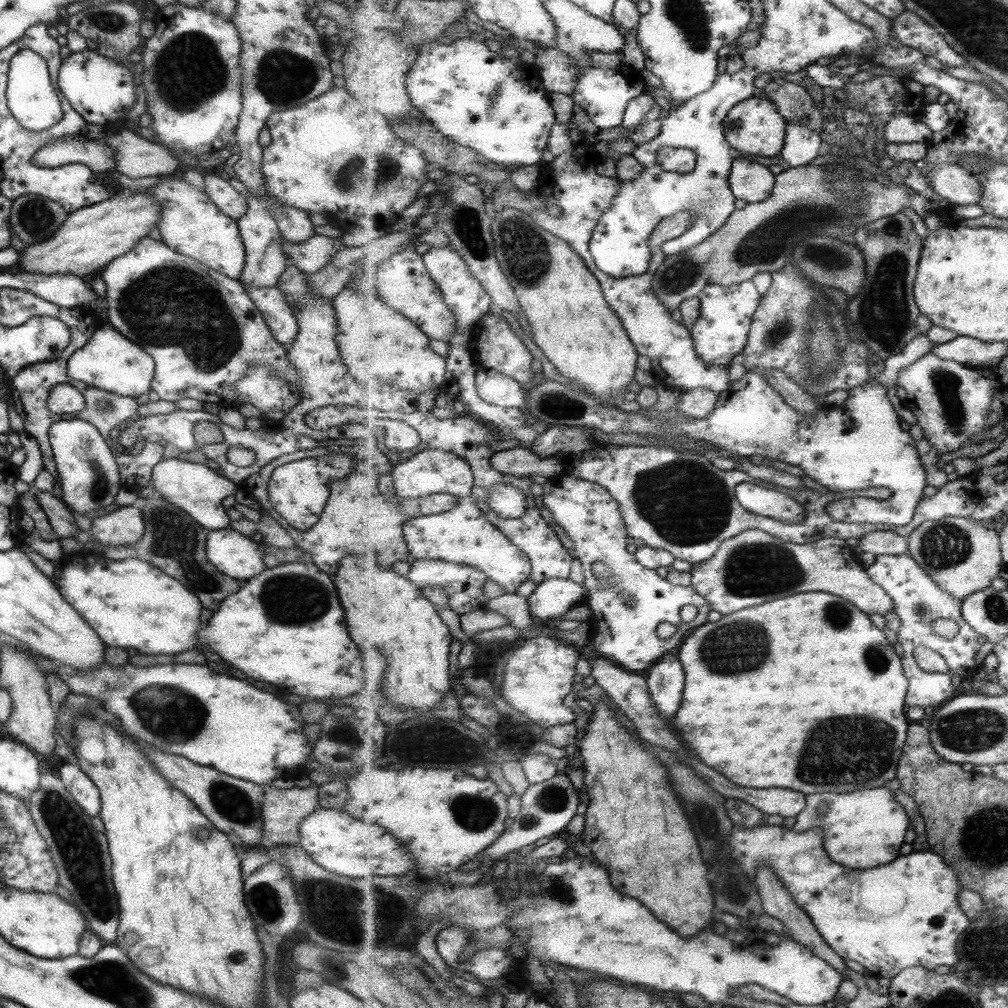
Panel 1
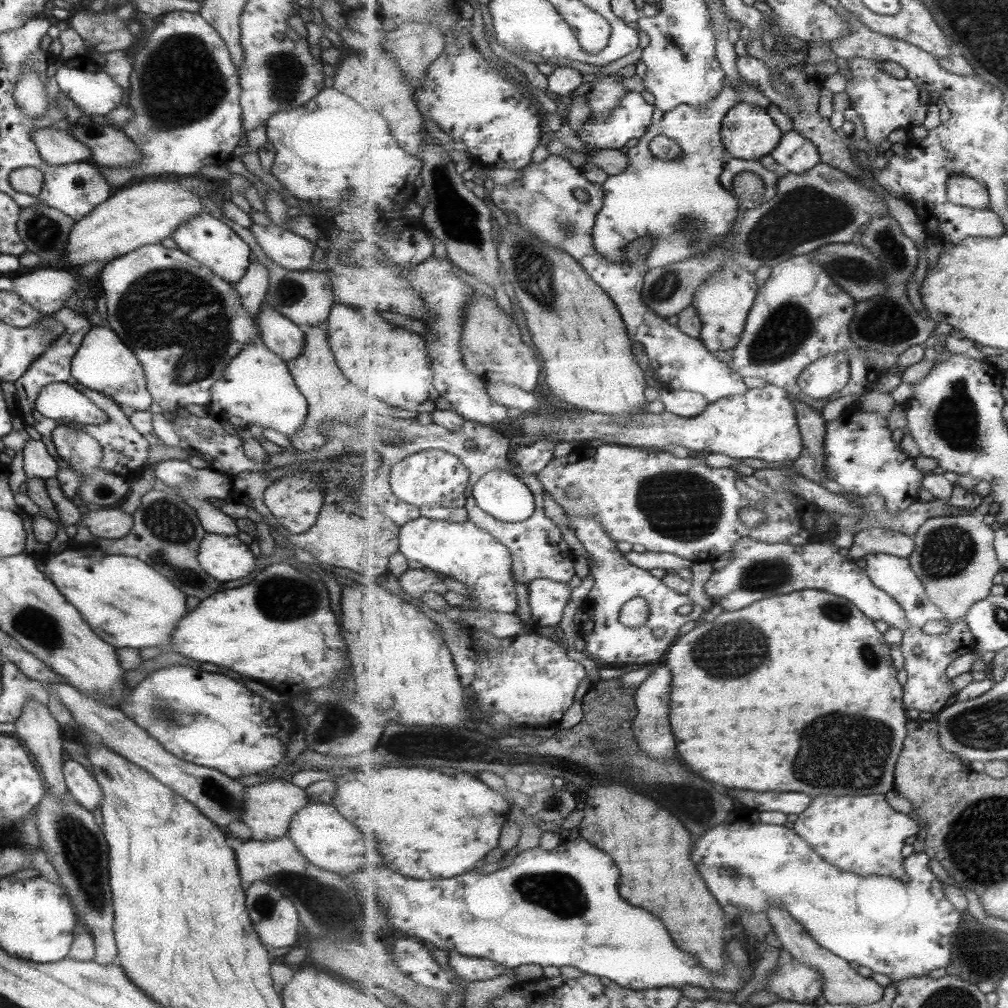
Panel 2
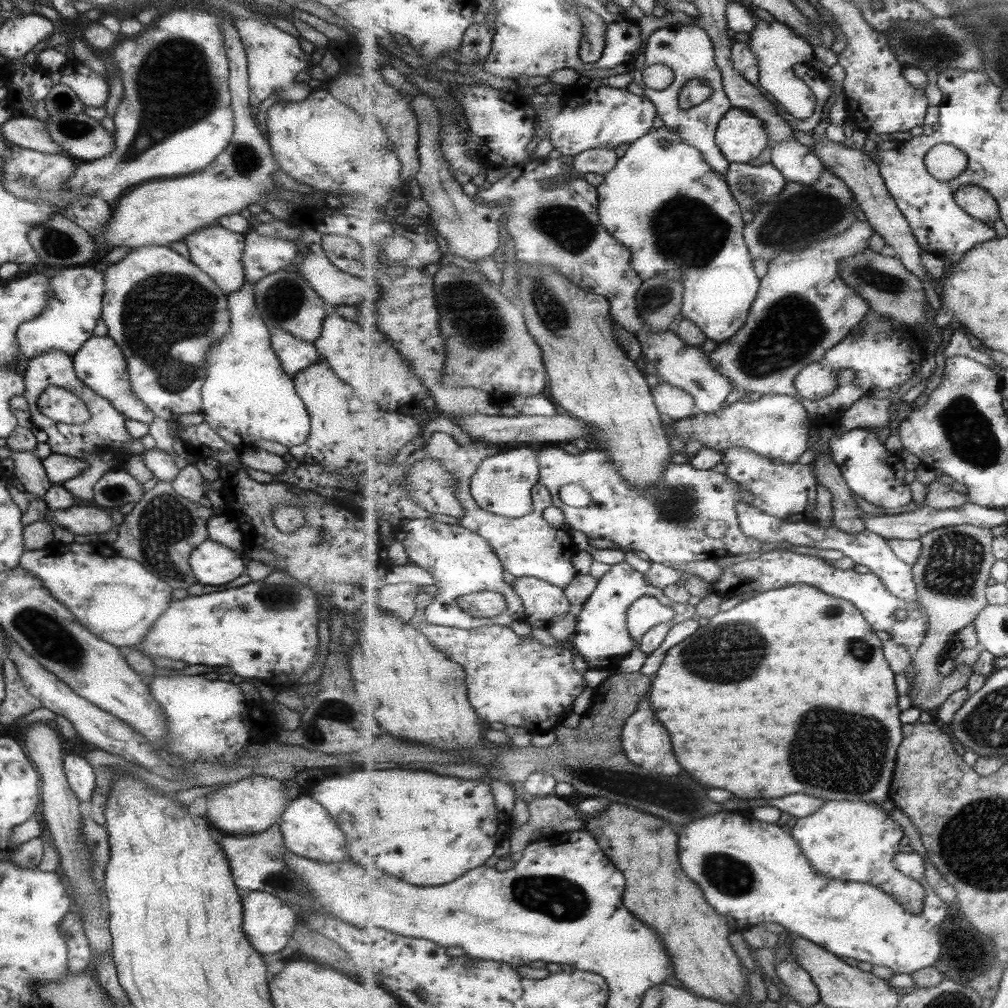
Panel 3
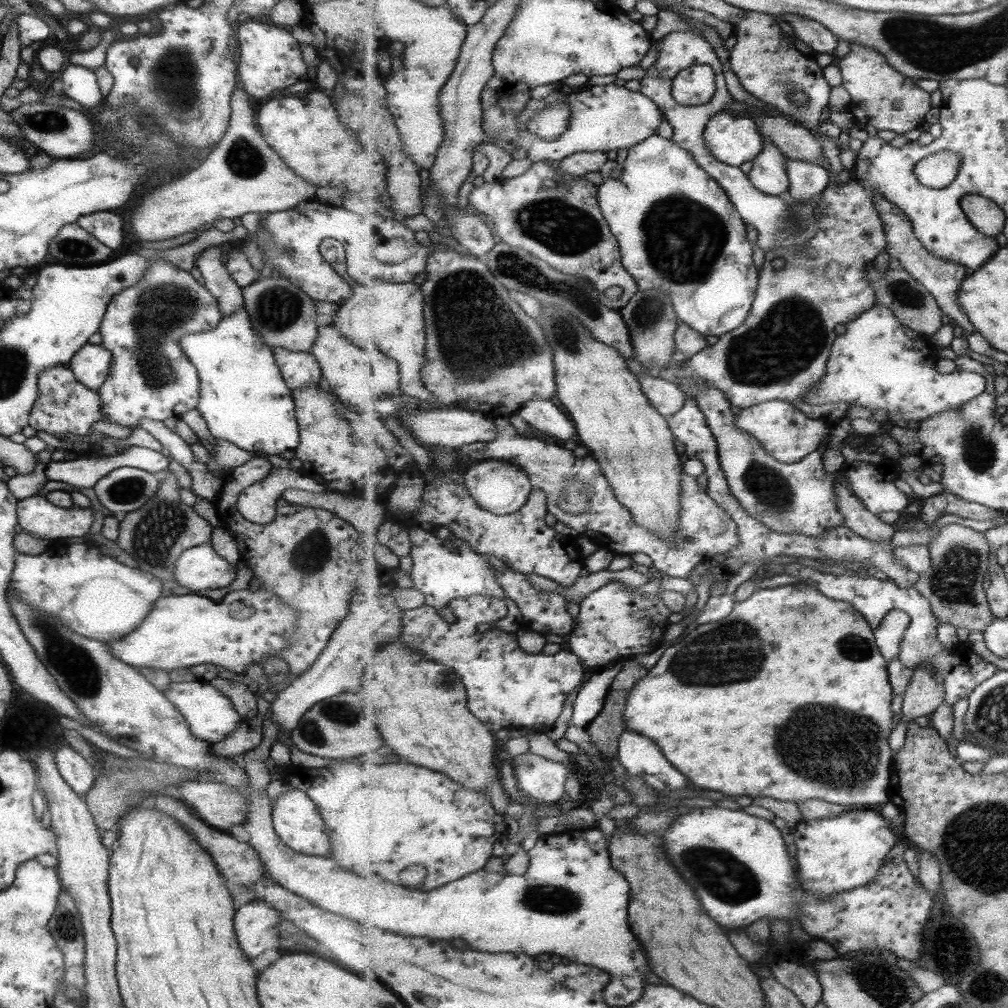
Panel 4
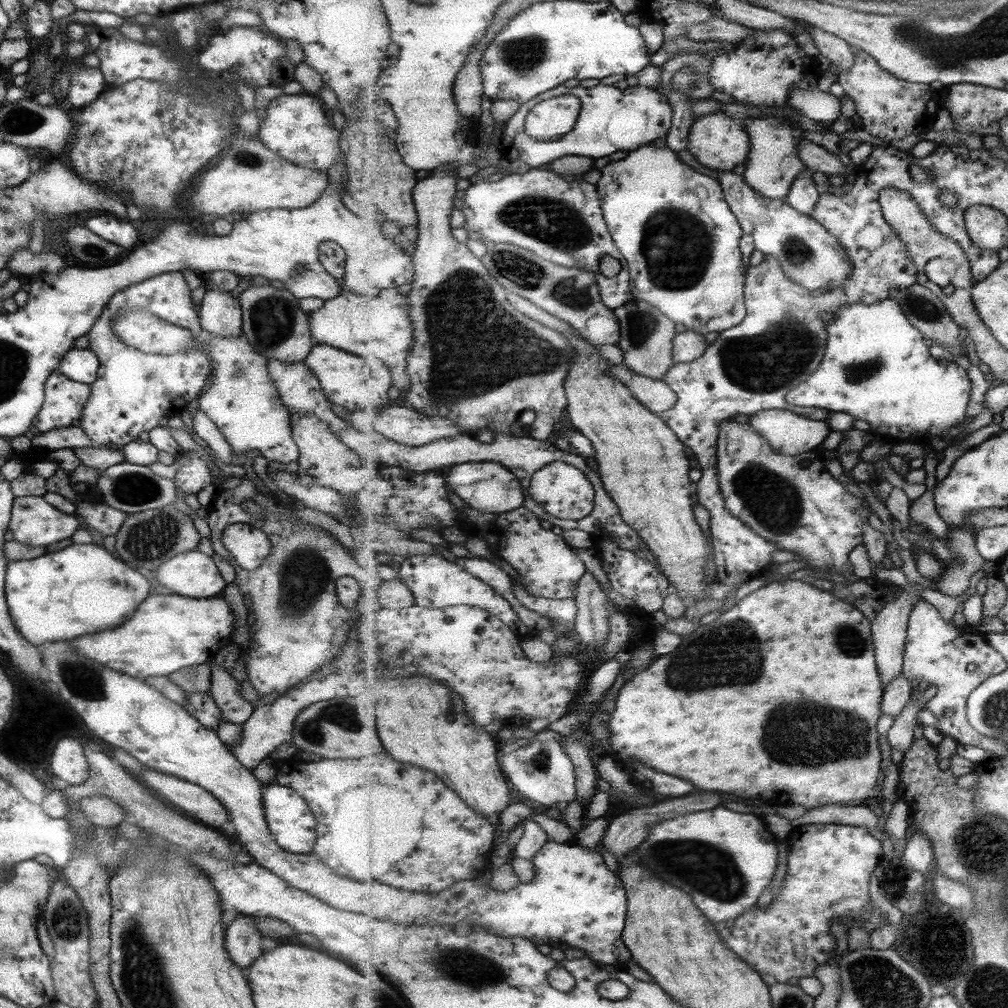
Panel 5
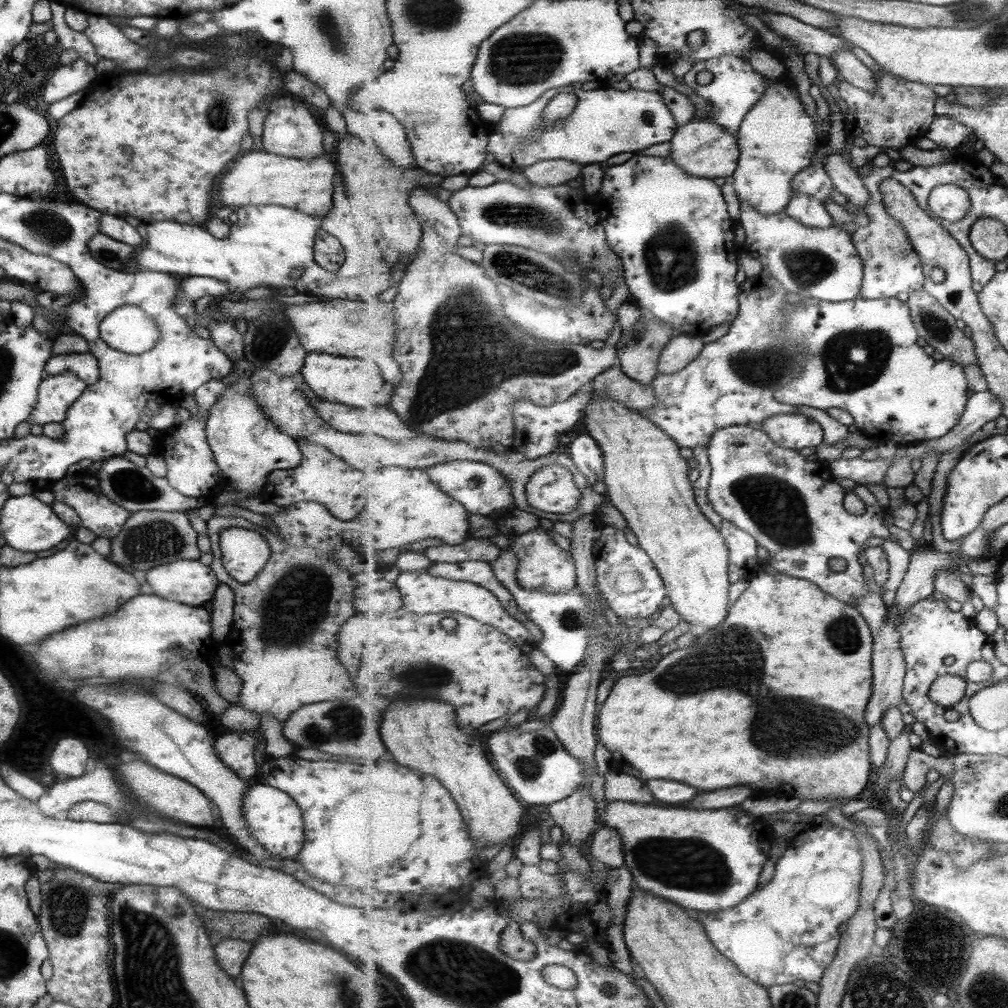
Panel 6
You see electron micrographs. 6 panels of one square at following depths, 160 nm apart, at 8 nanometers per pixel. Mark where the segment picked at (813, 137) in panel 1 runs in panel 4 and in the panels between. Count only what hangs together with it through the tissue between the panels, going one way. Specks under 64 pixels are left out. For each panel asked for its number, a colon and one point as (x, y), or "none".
2: (795, 154)
3: (796, 161)
4: (807, 179)

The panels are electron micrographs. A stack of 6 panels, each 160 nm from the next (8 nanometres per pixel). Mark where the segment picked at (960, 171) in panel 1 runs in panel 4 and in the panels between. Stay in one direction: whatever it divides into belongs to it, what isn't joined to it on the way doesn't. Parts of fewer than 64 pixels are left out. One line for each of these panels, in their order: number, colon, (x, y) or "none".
2: (967, 191)
3: (978, 201)
4: (985, 214)

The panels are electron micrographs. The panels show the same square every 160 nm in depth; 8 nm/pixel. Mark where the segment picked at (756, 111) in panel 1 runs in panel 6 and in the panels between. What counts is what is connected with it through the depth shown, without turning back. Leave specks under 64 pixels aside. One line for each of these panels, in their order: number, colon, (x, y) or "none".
2: (748, 131)
3: (742, 136)
4: (733, 139)
5: (717, 141)
6: (703, 148)

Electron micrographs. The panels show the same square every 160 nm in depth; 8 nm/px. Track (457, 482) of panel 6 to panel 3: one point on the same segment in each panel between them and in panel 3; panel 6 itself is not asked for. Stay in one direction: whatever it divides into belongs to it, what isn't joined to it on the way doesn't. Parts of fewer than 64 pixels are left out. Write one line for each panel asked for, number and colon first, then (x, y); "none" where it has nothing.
3: (503, 484)
4: (502, 487)
5: (488, 486)

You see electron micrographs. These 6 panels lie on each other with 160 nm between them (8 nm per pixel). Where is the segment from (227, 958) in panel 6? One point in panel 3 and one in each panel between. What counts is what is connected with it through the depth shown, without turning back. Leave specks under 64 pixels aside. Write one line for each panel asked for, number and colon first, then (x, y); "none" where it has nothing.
3: (267, 923)
4: (255, 923)
5: (242, 942)

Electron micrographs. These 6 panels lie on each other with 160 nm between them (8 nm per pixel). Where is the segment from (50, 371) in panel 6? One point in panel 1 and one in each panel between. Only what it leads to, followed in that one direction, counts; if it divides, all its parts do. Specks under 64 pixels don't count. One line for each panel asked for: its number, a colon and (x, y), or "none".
1: (108, 361)
2: (102, 364)
3: (98, 363)
4: (89, 365)
5: (81, 366)

